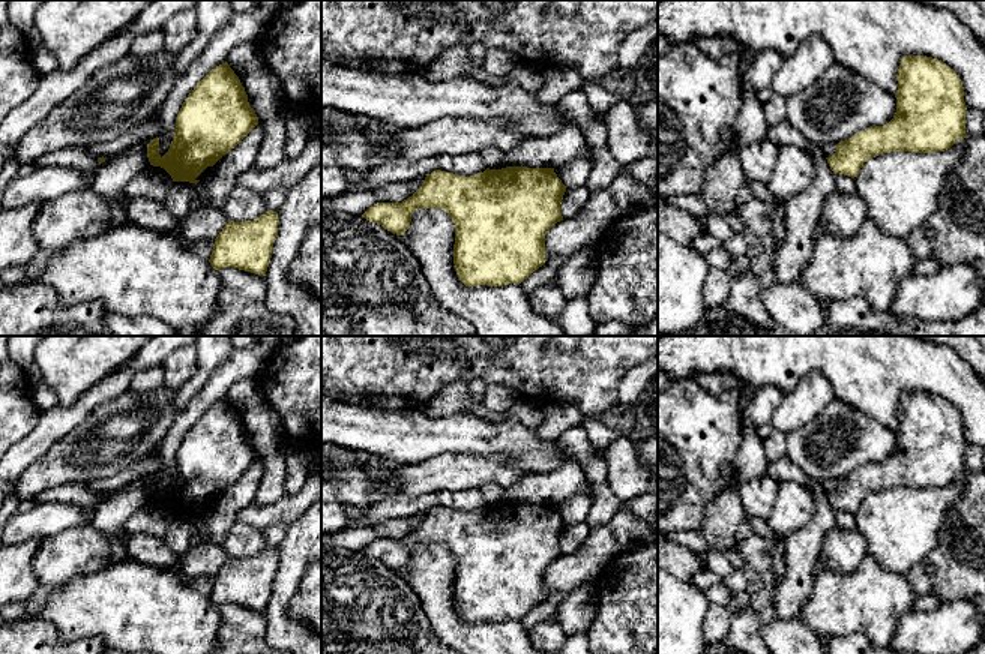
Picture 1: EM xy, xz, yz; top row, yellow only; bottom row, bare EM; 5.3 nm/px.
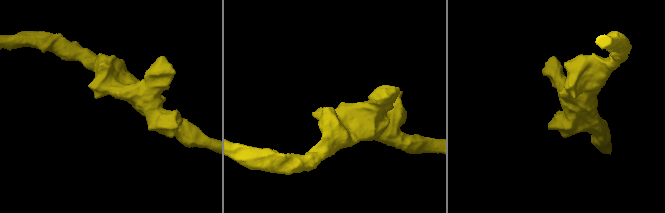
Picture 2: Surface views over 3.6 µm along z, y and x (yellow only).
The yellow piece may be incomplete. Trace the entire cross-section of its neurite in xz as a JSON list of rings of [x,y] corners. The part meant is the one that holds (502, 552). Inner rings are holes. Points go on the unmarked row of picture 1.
[[[486,504],[470,513],[435,506],[402,538],[377,538],[362,552],[402,572],[414,546],[443,544],[455,560],[453,600],[459,616],[465,622],[520,621],[547,597],[545,572],[553,561],[563,556],[560,540],[565,528],[566,522],[554,504]]]

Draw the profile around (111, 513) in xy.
[[[150,474],[138,477],[105,496],[95,507],[90,525],[110,538],[123,537],[125,524],[147,502],[147,480]]]

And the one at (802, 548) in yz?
[[[817,494],[814,498],[817,510],[812,520],[784,538],[785,576],[772,594],[778,621],[800,616],[800,608],[812,592],[824,536],[836,528],[835,508],[829,500]]]

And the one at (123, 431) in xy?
[[[161,387],[138,394],[126,390],[123,394],[102,404],[93,418],[86,420],[59,440],[42,458],[33,462],[11,488],[24,506],[41,492],[71,482],[108,478],[159,448],[177,414],[173,412],[173,388]]]

